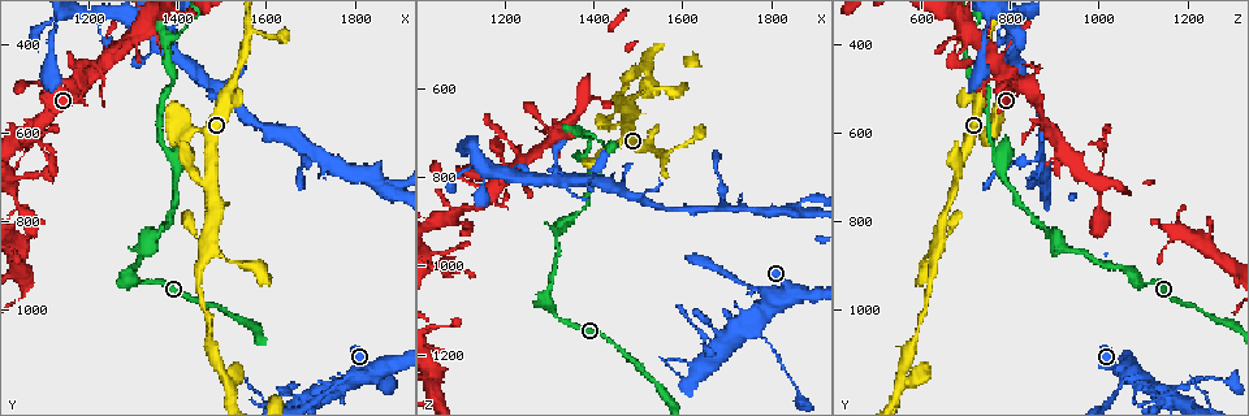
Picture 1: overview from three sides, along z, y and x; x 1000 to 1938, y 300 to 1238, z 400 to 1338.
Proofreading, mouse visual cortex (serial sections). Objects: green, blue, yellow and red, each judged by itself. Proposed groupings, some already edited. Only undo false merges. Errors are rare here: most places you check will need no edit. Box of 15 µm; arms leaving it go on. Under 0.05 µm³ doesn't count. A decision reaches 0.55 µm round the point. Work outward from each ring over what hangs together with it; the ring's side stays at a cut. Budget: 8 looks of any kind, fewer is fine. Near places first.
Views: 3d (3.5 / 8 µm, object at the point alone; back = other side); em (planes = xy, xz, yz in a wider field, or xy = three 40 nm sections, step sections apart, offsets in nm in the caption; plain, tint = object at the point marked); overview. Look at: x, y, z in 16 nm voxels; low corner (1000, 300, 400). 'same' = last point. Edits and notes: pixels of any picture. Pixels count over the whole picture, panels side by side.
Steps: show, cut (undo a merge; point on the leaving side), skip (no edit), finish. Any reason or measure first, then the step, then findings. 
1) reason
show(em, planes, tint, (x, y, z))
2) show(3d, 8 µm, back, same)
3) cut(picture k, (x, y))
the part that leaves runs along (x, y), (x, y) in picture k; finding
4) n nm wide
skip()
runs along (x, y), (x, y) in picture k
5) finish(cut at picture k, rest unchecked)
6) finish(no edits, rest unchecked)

show(3d, 3.5 µm, (1375, 400, 700))

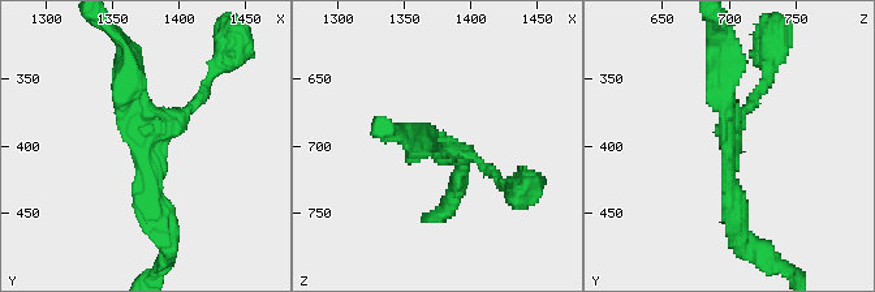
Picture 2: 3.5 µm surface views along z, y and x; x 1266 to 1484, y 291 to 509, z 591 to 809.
3 arms; arms of 150, 300, 400 nm; shape alone is not enough
show(em, xy, step 2, tint, (1378, 396, 700))

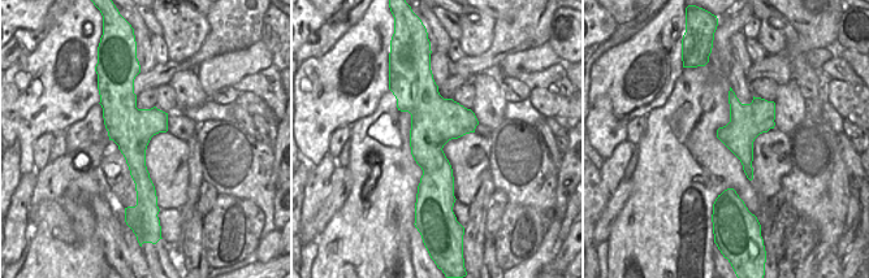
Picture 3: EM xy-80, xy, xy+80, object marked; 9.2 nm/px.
show(em, xy, step 1, tint, same)

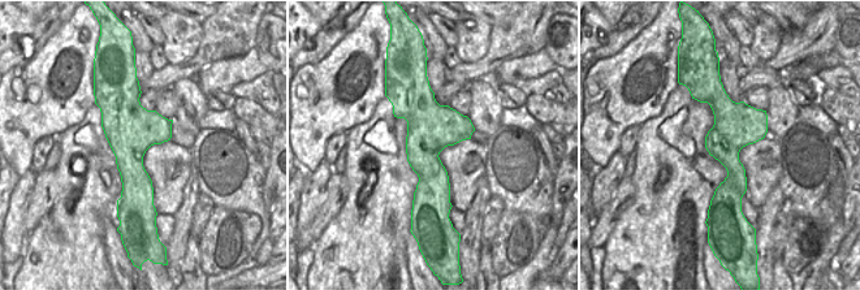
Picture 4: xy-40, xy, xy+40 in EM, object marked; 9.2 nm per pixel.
440 nm wide
skip()
runs along (155, 222), (128, 58) in picture 2; all the same cell

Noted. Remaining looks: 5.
small branch off a trunk
show(3d, 3.5 µm, (1165, 500, 850))

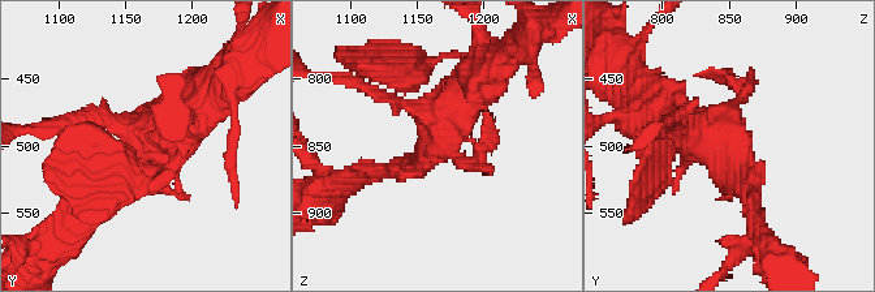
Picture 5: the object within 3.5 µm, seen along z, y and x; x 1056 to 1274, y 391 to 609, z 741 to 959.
show(em, xy, step 5, tint, (1166, 502, 846))

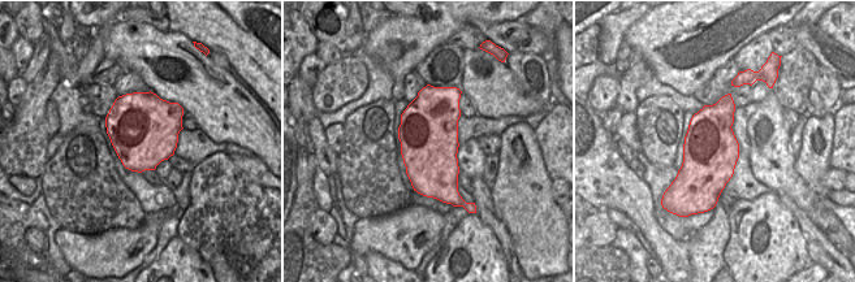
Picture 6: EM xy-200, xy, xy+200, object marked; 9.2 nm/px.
show(em, xy, step 2, tint, same)

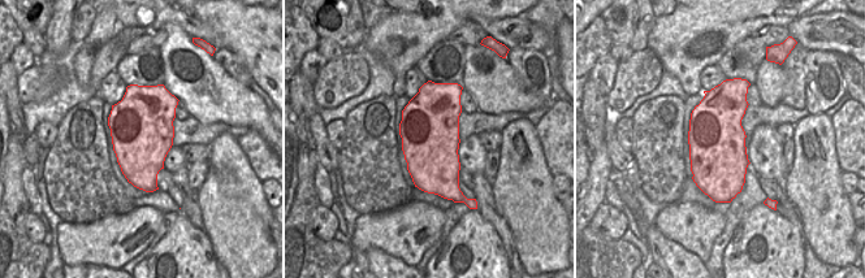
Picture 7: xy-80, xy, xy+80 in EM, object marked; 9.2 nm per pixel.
skip()
runs along (680, 116), (718, 141), (754, 205) in picture 5; one cell here

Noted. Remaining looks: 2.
three-way junction
show(3d, 3.5 µm, (1560, 375, 750))

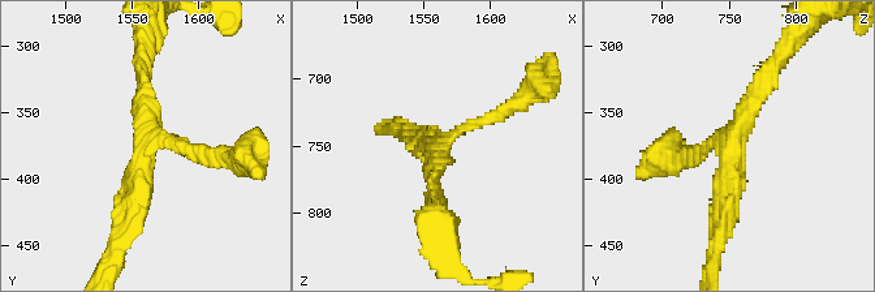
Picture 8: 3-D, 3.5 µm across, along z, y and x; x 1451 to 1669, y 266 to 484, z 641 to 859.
3 arms; arms of 150, 250, 250 nm; now the EM
show(em, xy, step 5, tint, (1560, 372, 748))

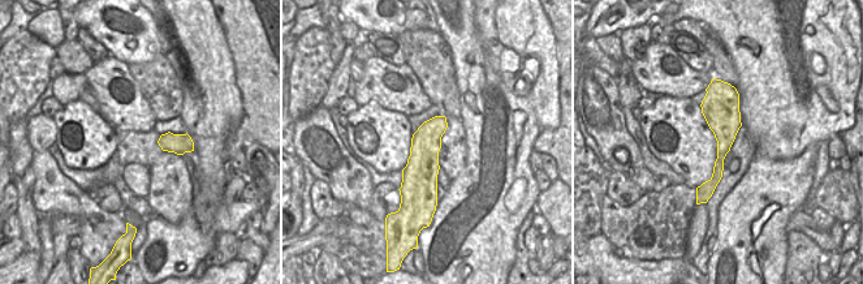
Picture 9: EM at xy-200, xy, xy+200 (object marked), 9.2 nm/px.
skip()
runs along (125, 223), (152, 140), (220, 155) in picture 8; all the same cell

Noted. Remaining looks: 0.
finish(no edits, rest unchecked)

